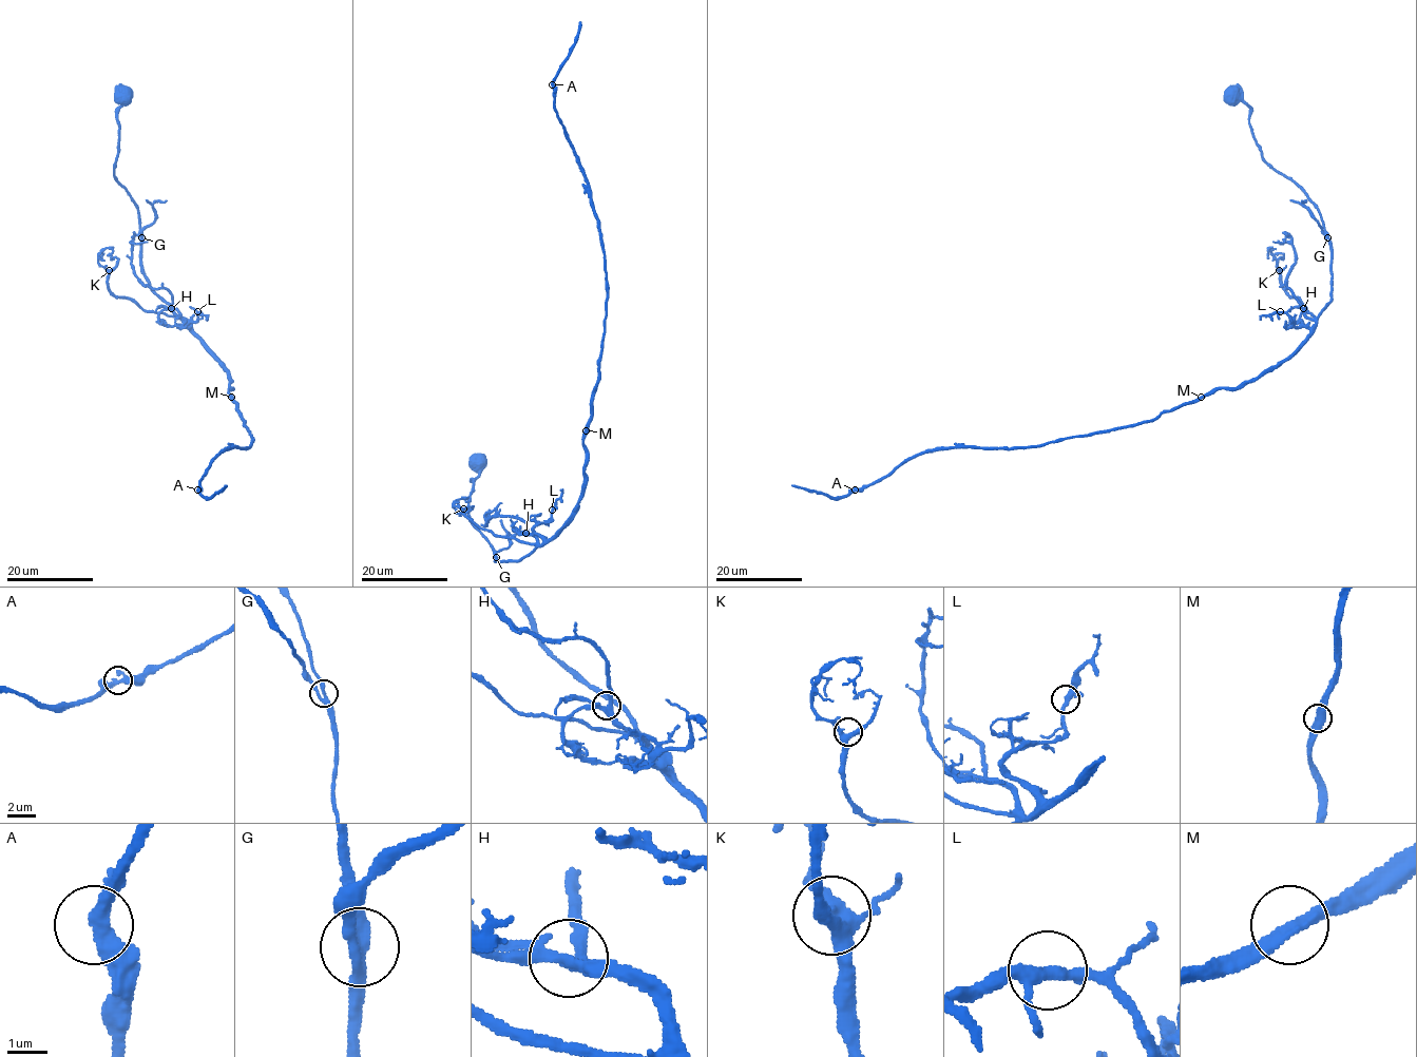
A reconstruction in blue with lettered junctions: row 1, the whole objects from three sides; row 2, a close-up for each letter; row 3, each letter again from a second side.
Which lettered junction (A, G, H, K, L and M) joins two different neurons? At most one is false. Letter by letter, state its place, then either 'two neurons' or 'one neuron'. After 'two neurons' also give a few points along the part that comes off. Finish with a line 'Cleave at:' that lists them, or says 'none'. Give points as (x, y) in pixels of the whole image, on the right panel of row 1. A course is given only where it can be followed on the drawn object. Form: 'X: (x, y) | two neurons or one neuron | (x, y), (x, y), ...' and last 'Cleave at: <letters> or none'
A: (855, 489) | one neuron
G: (1327, 237) | one neuron
H: (1303, 308) | one neuron
K: (1279, 270) | one neuron
L: (1280, 311) | one neuron
M: (1201, 397) | one neuron
Cleave at: none

